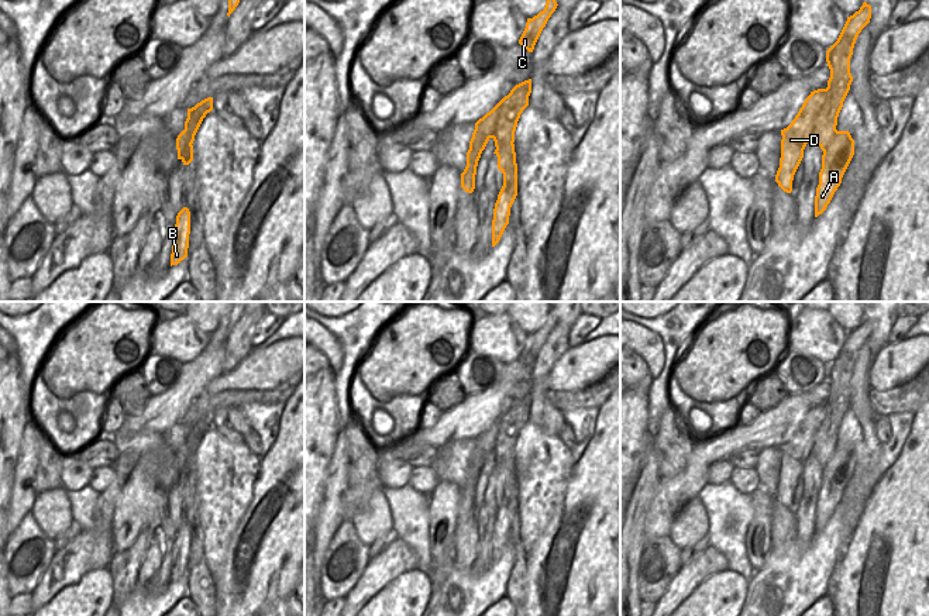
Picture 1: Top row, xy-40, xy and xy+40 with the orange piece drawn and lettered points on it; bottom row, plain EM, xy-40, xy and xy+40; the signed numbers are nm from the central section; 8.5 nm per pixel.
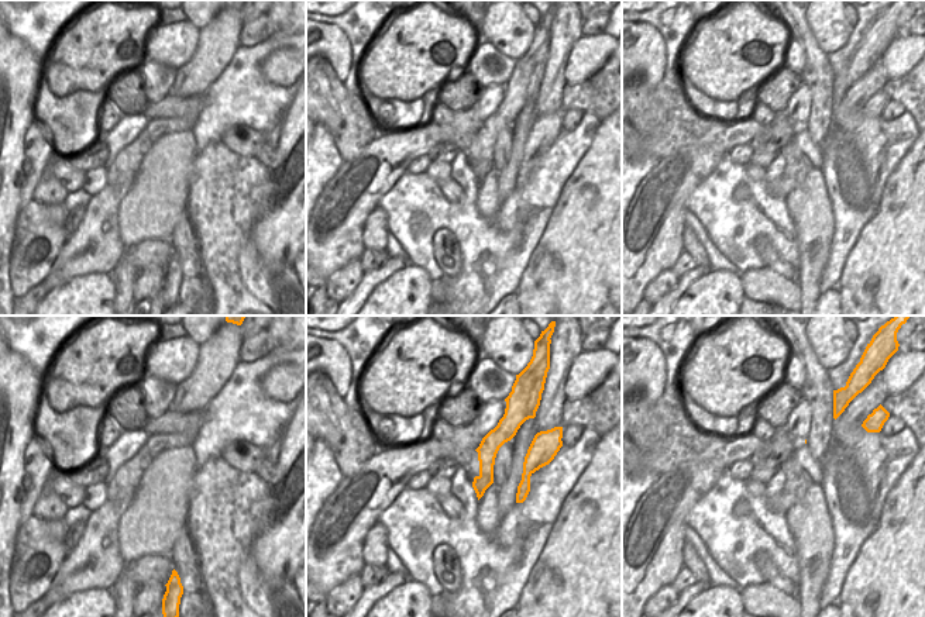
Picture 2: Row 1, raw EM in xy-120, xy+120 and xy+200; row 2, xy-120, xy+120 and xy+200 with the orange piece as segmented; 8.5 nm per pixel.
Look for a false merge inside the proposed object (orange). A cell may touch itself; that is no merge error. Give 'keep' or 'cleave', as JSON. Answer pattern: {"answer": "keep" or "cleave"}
{"answer": "cleave"}

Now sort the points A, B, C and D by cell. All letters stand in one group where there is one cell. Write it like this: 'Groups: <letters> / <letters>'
Groups: A B / C D

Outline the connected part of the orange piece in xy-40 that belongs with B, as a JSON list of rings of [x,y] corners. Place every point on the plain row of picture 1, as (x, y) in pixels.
[[[183,523],[176,531],[176,540],[172,547],[171,582],[178,581],[187,572],[190,550],[190,527]]]

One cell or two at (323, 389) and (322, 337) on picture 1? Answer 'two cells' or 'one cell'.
two cells

